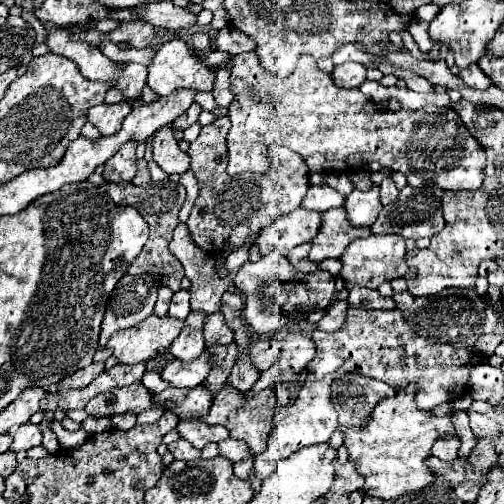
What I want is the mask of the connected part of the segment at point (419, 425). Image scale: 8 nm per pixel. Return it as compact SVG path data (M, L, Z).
M409 384L407 388L399 390L395 398L387 398L383 402L379 402L379 406L375 406L371 420L367 422L367 426L363 430L347 430L341 426L341 430L345 432L345 446L349 450L349 460L359 462L359 474L365 476L365 494L375 494L377 498L383 500L397 500L403 494L409 492L417 492L421 488L427 488L435 482L435 474L425 466L425 460L431 456L431 446L435 444L437 438L445 438L445 436L455 436L455 428L453 428L453 412L447 412L443 416L435 416L433 410L421 410L415 406L415 394L419 392L417 384Z

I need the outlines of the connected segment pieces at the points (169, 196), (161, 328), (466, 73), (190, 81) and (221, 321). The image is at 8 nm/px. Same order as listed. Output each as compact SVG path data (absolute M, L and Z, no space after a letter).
M167 178L167 180L159 180L159 182L149 182L145 186L135 186L135 184L113 184L113 182L105 182L105 190L109 192L109 196L113 198L113 202L117 206L131 206L135 208L149 224L149 240L143 246L143 250L139 252L139 256L131 262L131 266L127 268L129 274L149 274L153 278L159 280L159 284L169 286L171 290L181 290L181 280L183 280L183 266L179 264L179 260L169 252L169 242L173 236L175 226L179 224L179 210L185 202L185 188Z
M151 314L139 326L115 332L107 348L113 350L119 362L147 362L169 352L171 342L181 334L183 324L183 320L171 316Z
M471 64L471 66L463 68L463 70L459 72L459 78L461 78L467 86L471 86L471 88L483 90L483 88L489 88L489 86L491 86L491 80L483 74L483 70L481 70L477 64Z
M181 38L171 40L159 48L147 76L147 84L157 92L157 96L169 96L179 88L211 92L213 82L215 70L205 66Z
M215 312L207 316L203 326L205 342L219 342L219 344L231 344L233 342L233 330L225 324L225 318L221 312Z

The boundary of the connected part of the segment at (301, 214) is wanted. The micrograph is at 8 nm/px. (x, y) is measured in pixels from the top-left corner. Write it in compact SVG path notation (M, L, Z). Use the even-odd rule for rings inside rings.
M293 210L291 214L271 222L271 226L263 228L257 236L257 246L261 256L269 254L271 250L291 250L299 244L311 242L319 232L319 218L321 214L315 214L313 210Z

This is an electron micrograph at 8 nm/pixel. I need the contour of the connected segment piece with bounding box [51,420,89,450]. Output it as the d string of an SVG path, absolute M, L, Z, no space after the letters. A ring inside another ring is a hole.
M57 420L51 422L51 430L57 434L61 448L67 448L67 450L71 450L71 448L79 448L79 446L87 440L87 436L89 436L85 430L69 432L69 430L65 430L65 428L61 426L61 422L57 422Z

